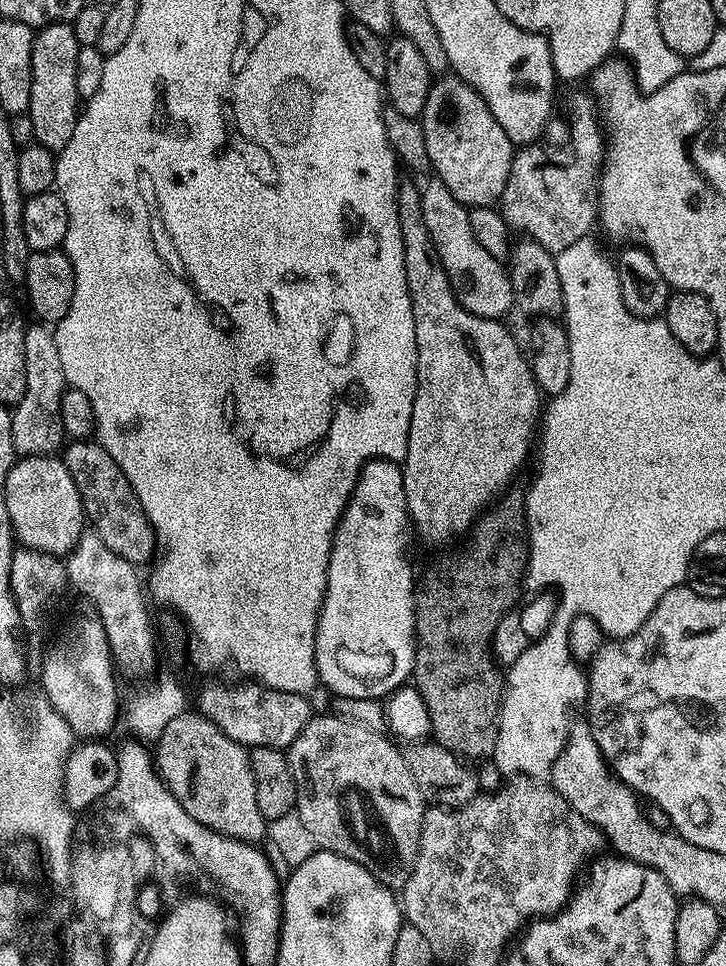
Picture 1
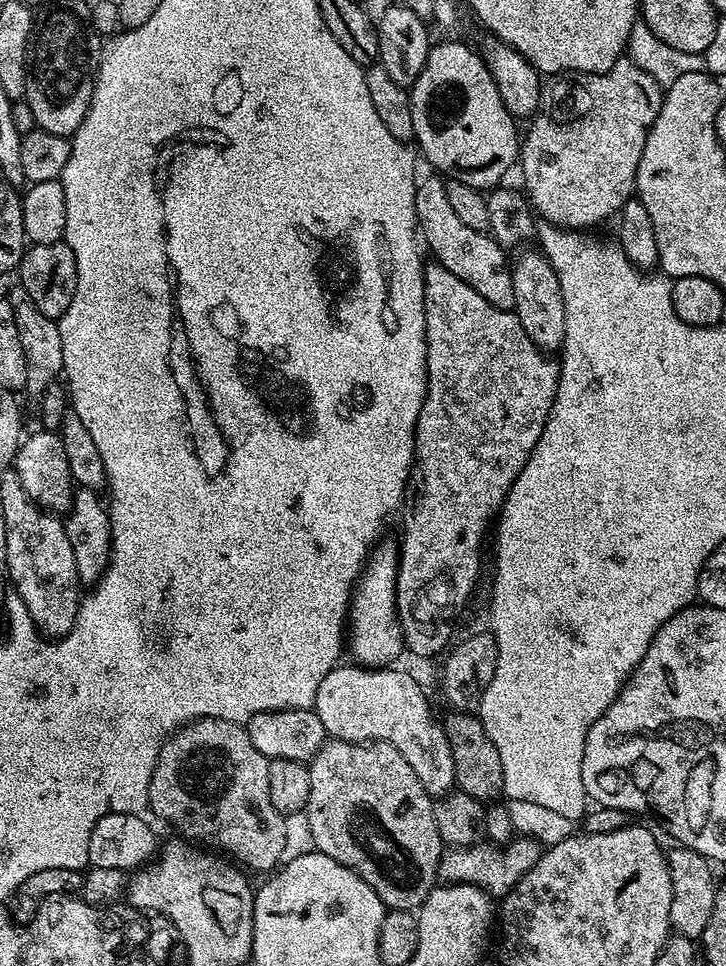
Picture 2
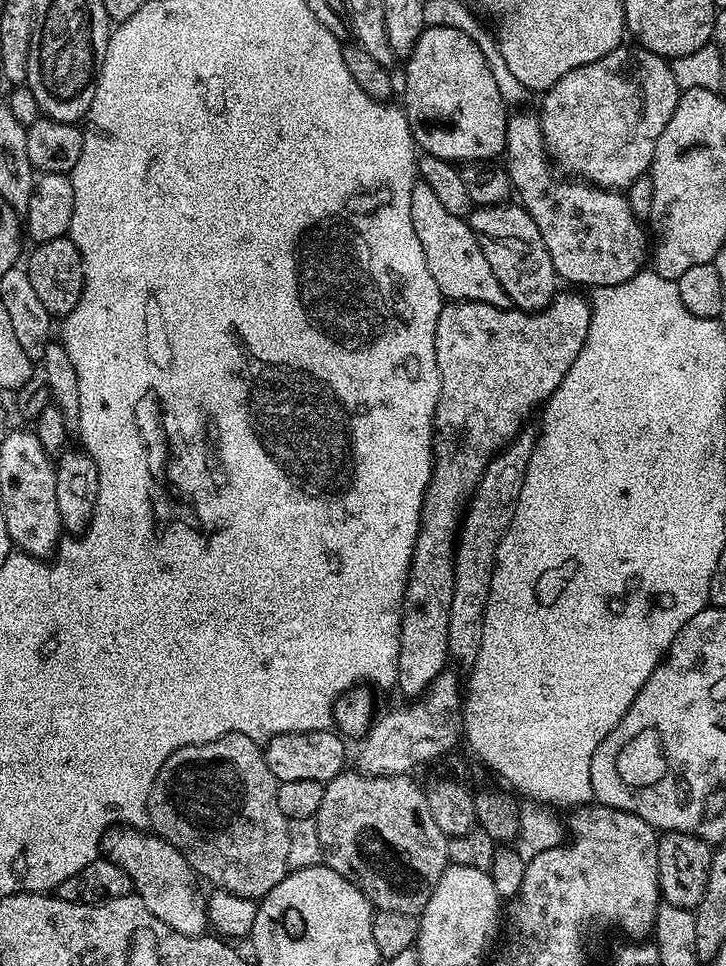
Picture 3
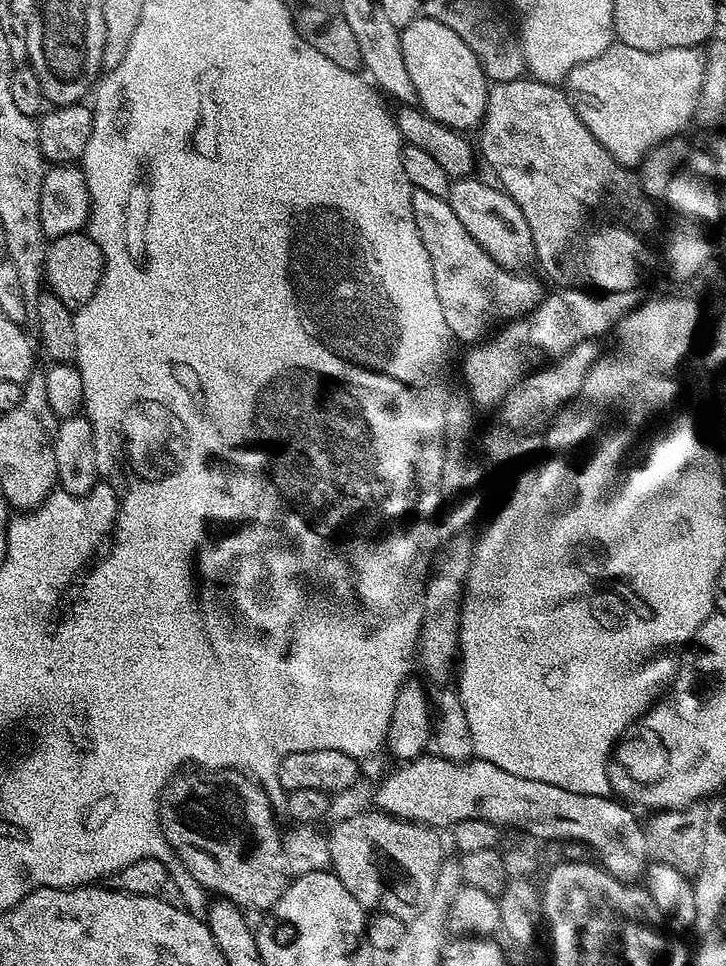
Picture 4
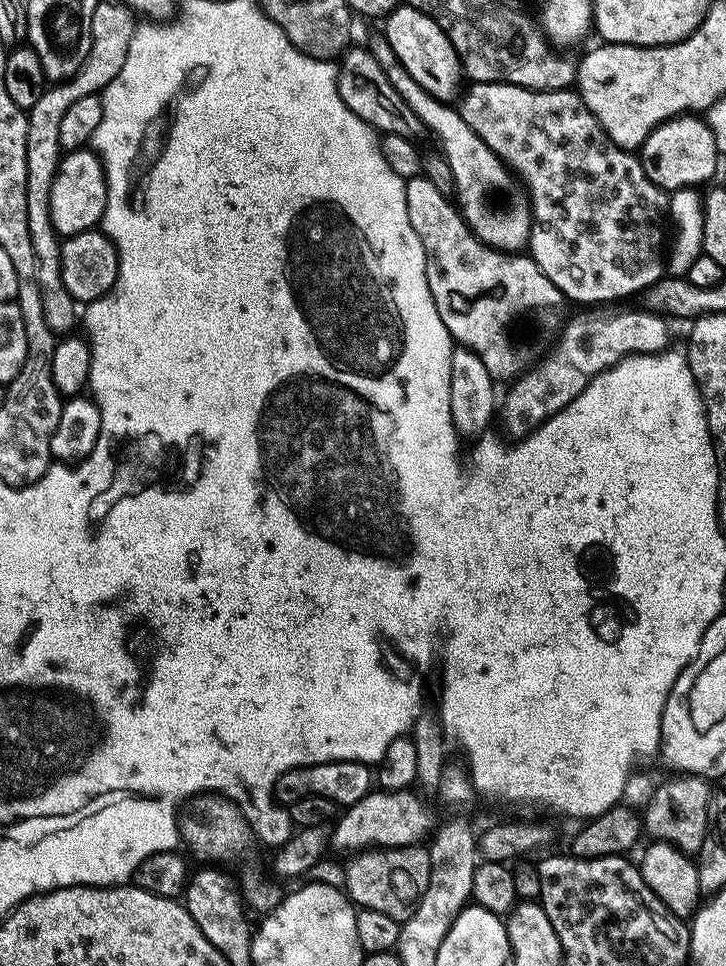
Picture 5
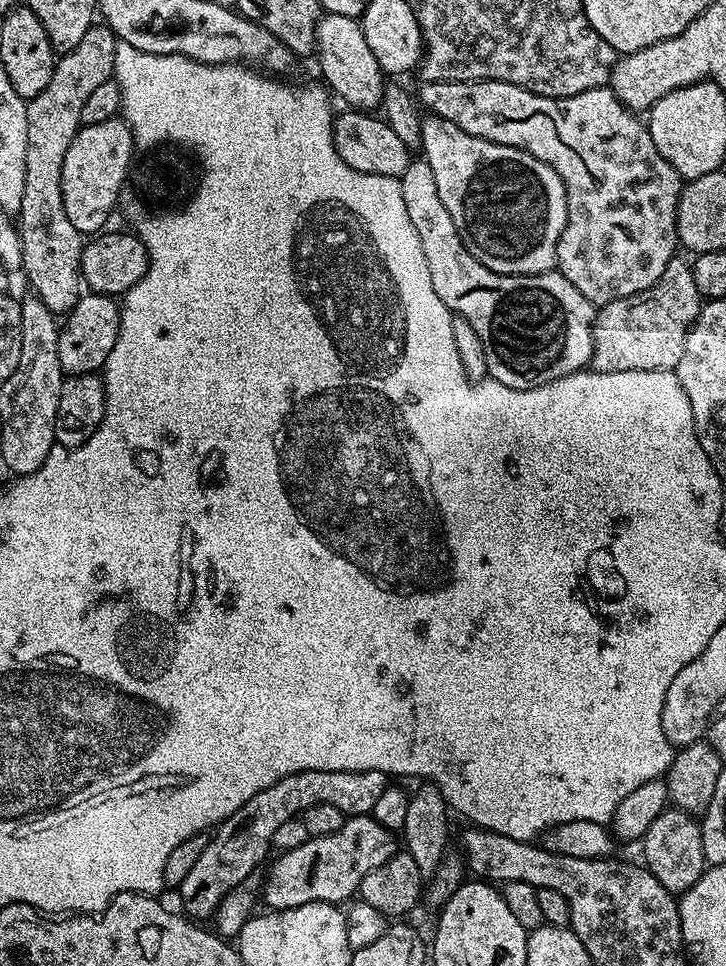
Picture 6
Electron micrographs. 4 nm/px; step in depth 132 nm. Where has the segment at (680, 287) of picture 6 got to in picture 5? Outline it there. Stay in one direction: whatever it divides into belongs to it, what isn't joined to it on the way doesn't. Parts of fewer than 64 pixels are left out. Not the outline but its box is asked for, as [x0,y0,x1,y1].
[502,308,669,434]

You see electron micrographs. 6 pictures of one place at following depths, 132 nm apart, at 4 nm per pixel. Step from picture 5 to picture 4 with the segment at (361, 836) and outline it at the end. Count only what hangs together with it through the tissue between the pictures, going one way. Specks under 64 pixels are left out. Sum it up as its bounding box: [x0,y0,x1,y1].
[374,754,650,881]

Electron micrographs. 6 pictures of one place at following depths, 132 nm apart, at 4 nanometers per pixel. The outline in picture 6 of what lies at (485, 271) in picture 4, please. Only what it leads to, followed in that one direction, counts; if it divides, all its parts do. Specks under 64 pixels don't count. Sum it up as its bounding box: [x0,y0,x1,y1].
[398,159,597,390]

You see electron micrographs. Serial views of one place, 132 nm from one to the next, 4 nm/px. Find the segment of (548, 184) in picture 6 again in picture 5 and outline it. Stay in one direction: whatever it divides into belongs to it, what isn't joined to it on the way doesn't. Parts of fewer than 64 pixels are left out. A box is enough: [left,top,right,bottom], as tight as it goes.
[370,38,534,254]

